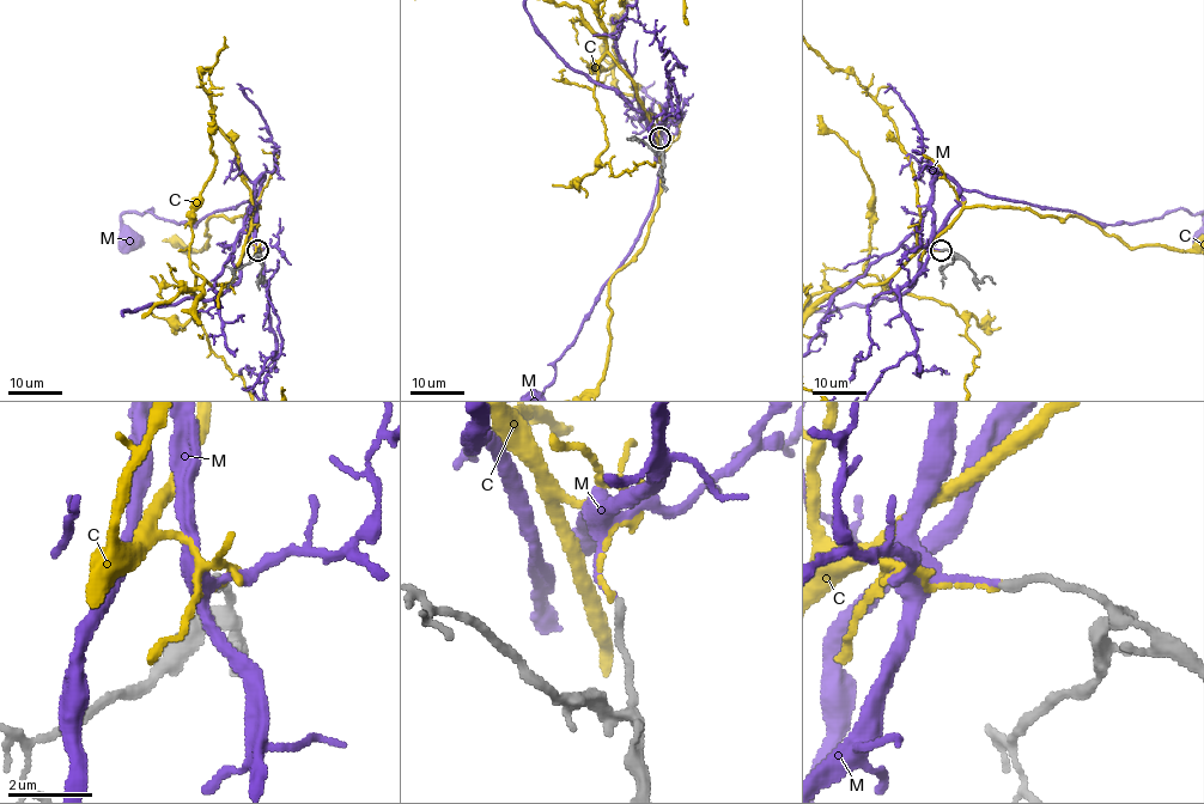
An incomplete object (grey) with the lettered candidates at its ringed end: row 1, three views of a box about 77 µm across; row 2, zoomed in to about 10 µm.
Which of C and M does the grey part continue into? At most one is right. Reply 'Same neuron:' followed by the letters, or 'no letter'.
Same neuron: M

